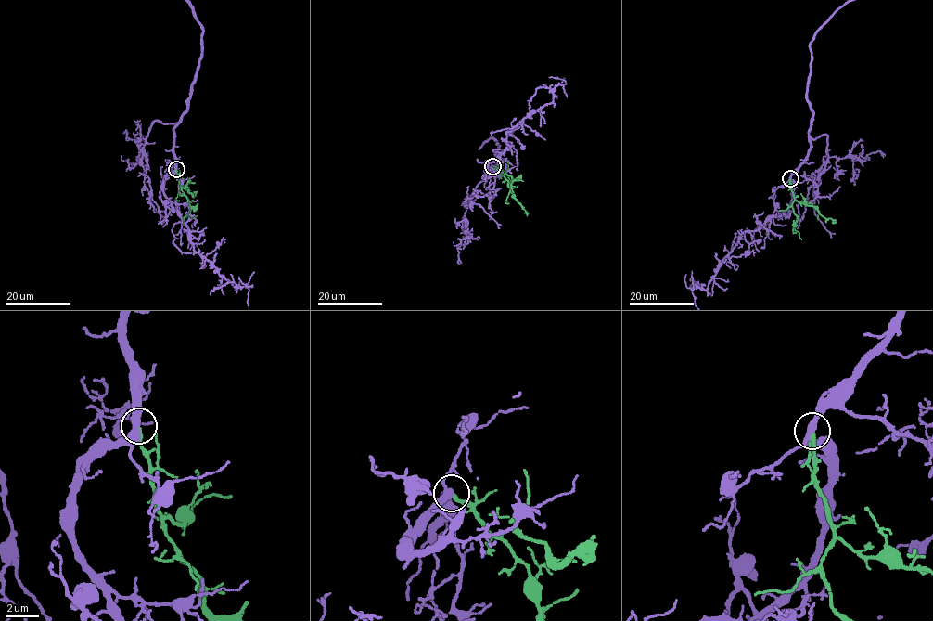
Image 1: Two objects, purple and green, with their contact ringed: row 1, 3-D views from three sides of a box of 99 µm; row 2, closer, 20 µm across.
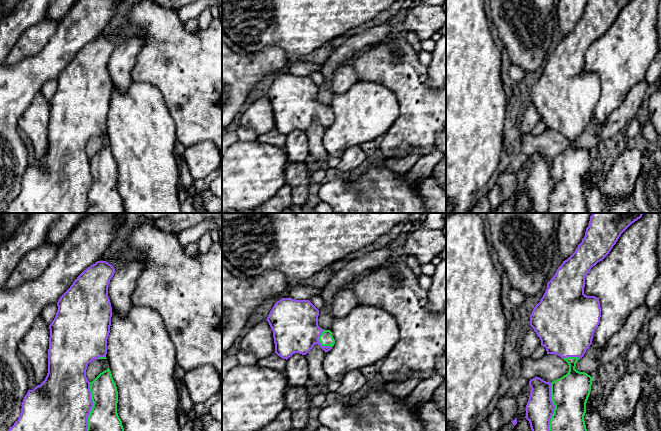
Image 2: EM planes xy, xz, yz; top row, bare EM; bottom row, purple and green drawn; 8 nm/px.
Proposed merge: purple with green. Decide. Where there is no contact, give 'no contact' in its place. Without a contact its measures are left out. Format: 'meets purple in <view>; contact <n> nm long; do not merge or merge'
meets purple in xy; contact 440 nm long; merge

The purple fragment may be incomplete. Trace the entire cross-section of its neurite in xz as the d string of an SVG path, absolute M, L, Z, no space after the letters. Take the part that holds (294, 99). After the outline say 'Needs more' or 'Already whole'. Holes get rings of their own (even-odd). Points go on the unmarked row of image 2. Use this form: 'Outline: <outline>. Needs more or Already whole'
Outline: M282 74L270 87L267 97L273 107L275 129L283 135L288 135L295 129L306 131L315 120L328 128L335 120L330 106L318 102L319 86L309 76Z. Needs more

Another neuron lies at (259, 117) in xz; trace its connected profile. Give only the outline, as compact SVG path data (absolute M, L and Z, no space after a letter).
M267 96L248 103L240 119L241 126L253 130L258 136L275 129L273 107Z

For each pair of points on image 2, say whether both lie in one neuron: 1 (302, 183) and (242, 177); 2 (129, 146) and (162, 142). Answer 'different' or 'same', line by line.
1: different
2: same

